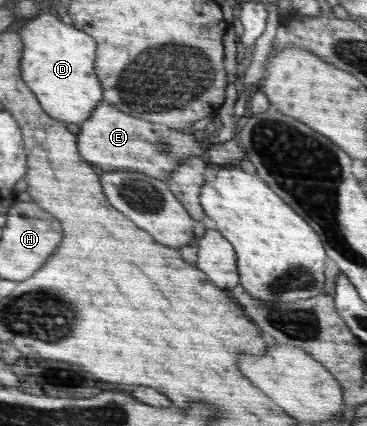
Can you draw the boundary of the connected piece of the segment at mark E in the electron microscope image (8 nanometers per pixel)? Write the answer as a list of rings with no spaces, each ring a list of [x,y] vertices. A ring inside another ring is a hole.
[[[105,100],[79,127],[79,153],[101,172],[139,171],[166,181],[188,157],[200,157],[205,152],[205,145],[196,140],[191,132],[127,115]]]

